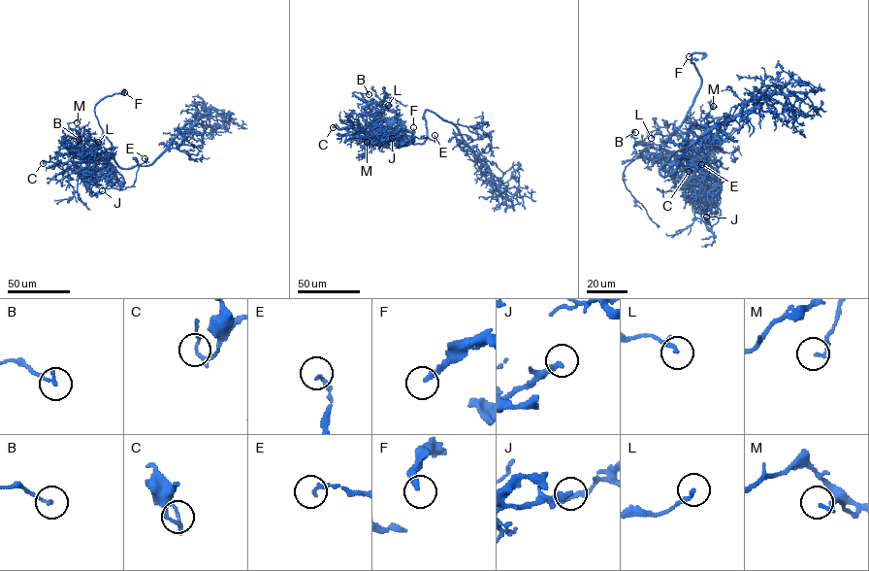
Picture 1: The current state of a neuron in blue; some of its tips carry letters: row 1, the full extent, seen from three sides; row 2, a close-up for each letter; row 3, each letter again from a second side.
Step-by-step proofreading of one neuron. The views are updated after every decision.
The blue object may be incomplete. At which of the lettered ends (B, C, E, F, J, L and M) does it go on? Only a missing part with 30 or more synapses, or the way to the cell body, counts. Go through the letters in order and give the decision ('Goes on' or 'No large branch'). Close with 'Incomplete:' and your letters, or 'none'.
B: No large branch
C: No large branch
E: No large branch
F: Goes on
J: No large branch
L: No large branch
M: No large branch
Incomplete: F

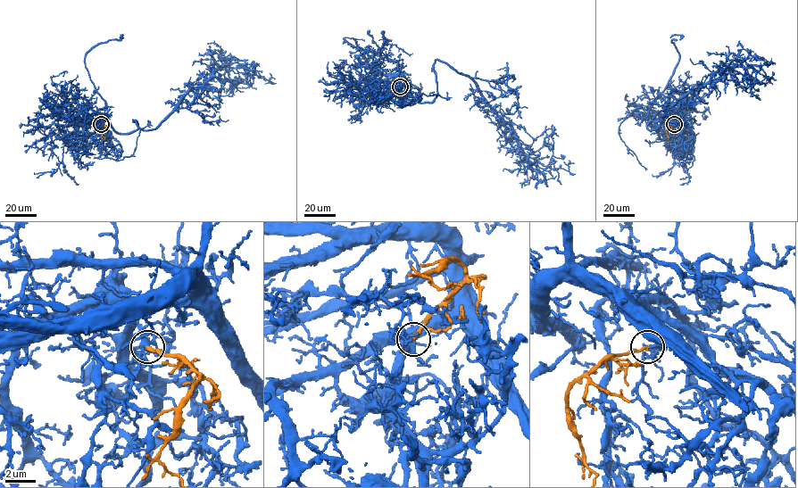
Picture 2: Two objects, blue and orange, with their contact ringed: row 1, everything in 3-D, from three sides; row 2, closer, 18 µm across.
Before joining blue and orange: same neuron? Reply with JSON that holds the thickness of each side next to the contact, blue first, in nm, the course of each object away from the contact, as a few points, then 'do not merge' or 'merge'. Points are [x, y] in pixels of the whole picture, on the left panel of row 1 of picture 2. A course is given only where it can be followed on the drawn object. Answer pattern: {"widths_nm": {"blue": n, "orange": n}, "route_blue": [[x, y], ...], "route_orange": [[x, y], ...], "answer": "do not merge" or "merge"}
{"widths_nm": {"blue": 240, "orange": 220}, "route_blue": [[101, 124], [120, 134], [137, 128], [134, 120], [153, 129], [219, 68], [243, 67], [252, 77], [256, 65]], "route_orange": [[101, 124], [106, 128], [103, 135], [104, 140]], "answer": "merge"}

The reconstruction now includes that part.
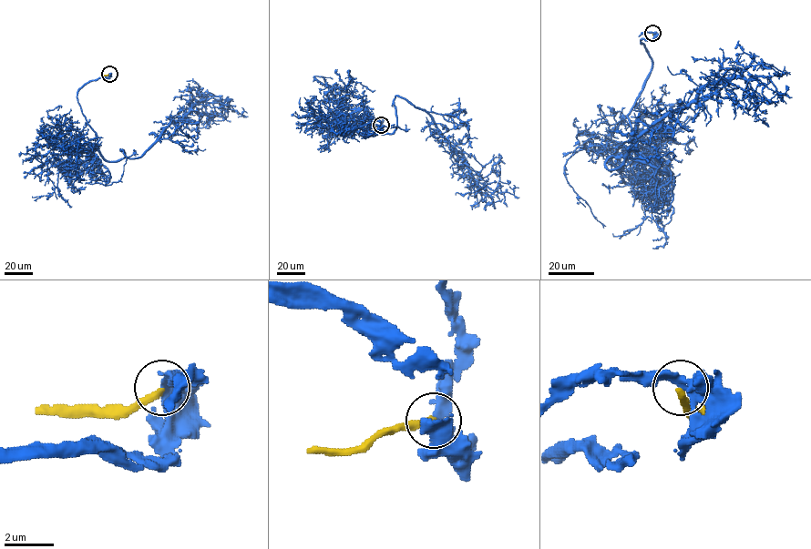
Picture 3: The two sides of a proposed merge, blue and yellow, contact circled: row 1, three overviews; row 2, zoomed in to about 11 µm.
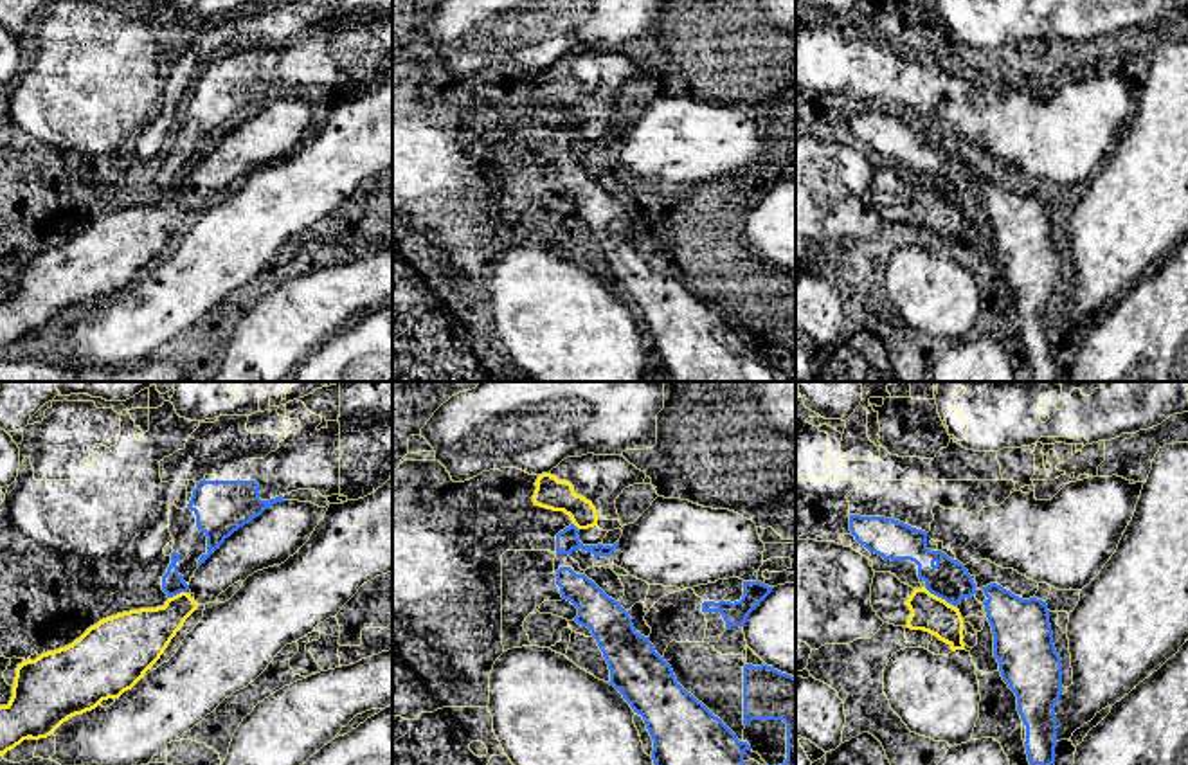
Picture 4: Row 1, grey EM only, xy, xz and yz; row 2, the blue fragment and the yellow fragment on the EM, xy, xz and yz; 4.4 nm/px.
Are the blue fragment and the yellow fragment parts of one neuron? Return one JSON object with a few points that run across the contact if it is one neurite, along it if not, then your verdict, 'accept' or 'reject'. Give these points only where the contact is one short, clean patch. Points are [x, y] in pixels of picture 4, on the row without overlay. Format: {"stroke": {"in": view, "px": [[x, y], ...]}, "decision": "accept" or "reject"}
{"stroke": {"in": "yz", "px": [[924, 184], [947, 200]]}, "decision": "reject"}

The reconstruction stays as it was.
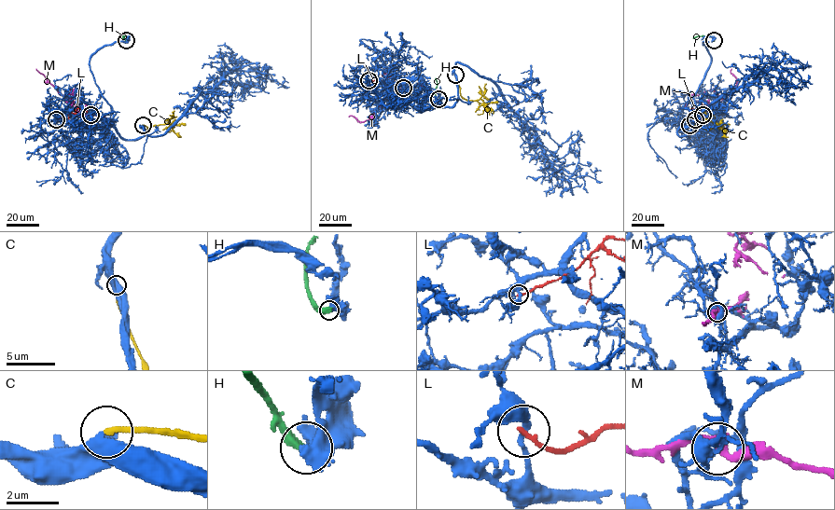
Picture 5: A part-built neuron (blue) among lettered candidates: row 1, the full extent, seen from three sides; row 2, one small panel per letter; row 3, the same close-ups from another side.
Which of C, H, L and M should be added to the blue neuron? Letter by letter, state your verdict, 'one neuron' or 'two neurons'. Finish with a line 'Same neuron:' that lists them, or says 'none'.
C: one neuron
H: two neurons
L: two neurons
M: two neurons
Same neuron: C

